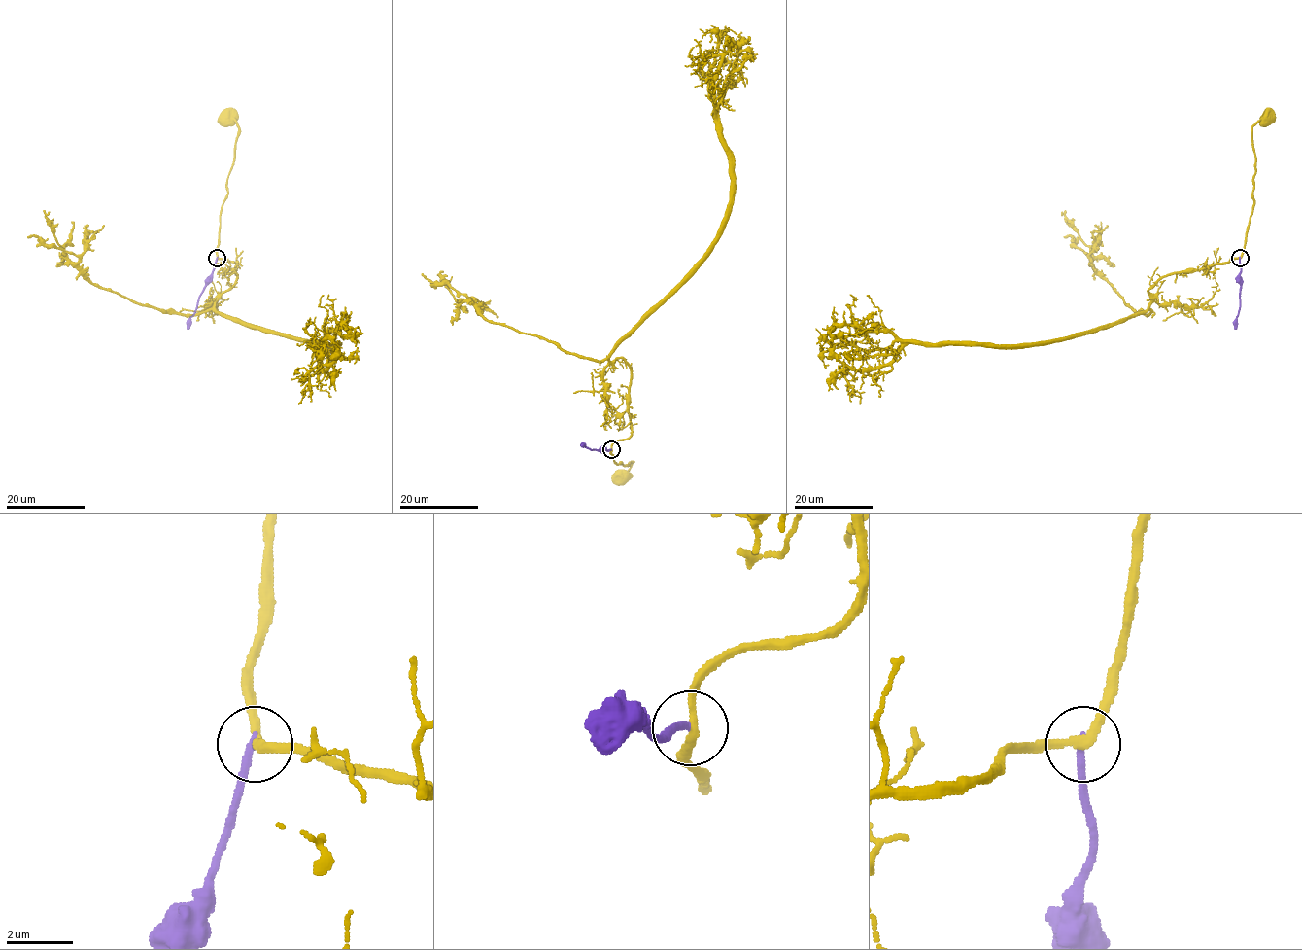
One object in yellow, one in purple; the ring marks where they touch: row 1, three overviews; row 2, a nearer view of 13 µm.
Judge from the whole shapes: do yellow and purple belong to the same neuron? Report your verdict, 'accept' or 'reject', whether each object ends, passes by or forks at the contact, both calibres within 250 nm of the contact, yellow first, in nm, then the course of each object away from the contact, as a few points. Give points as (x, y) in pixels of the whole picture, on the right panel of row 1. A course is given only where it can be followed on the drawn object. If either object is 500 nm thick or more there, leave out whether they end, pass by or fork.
reject; yellow passes by; purple ends; calibres 240 and 240 nm; course yellow (1239, 258), (1254, 204), (1252, 127), (1260, 121), (1268, 123), (1268, 118); course purple (1239, 258), (1240, 294), (1235, 329)

